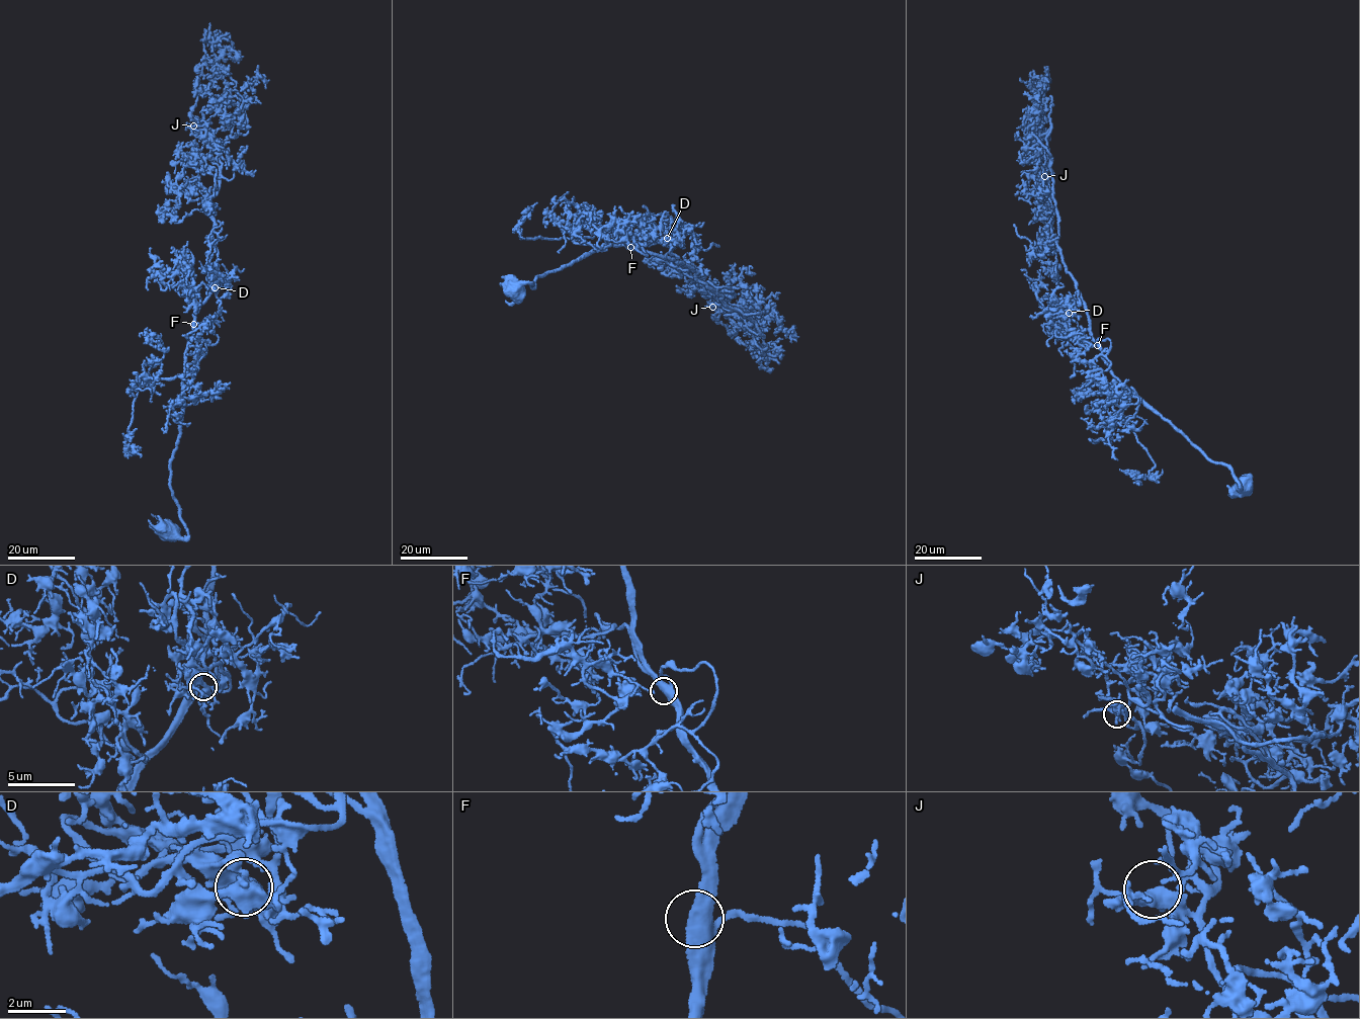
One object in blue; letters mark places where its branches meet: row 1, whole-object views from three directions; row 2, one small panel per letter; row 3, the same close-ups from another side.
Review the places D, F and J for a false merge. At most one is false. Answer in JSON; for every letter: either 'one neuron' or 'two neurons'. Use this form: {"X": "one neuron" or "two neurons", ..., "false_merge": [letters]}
{"D": "one neuron", "F": "one neuron", "J": "one neuron", "false_merge": []}

